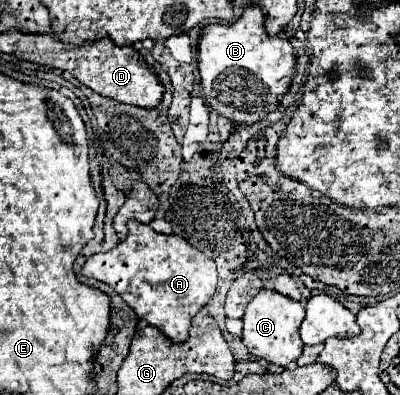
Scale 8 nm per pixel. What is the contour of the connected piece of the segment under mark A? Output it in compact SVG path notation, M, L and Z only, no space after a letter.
M137 220L127 222L129 234L123 242L119 242L113 250L103 254L93 254L83 264L83 276L101 280L115 288L115 292L135 310L135 314L145 320L149 326L159 328L173 342L185 342L189 338L189 326L193 316L209 302L217 286L217 268L215 262L203 256L197 248L193 248L185 238L175 234L157 234L149 224L141 224Z

